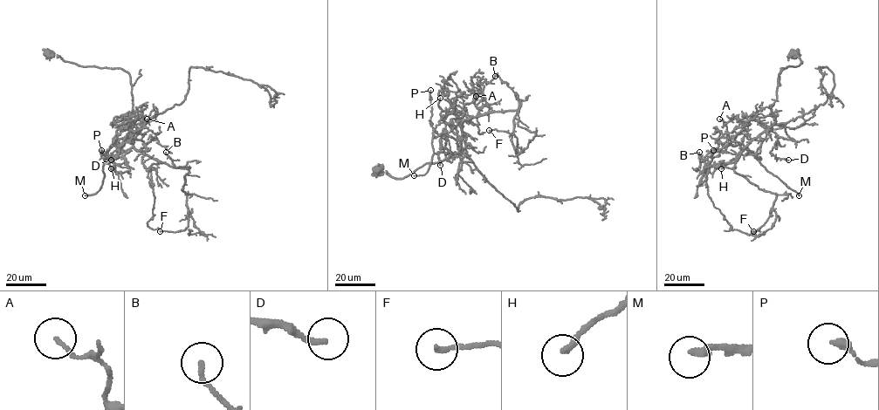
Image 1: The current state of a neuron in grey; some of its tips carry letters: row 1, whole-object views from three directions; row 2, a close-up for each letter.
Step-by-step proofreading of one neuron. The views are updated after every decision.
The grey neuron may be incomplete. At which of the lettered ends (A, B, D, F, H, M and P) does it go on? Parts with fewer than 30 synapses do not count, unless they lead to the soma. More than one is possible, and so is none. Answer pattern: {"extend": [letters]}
{"extend": ["M"]}

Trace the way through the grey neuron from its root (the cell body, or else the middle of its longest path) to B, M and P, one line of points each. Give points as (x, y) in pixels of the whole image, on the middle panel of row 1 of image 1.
B: (462, 143), (462, 123), (465, 119), (492, 112), (515, 110), (518, 107), (518, 94), (495, 76)
M: (462, 143), (463, 135), (458, 140), (443, 133), (433, 135), (430, 166), (423, 174), (414, 175)
P: (462, 143), (463, 135), (458, 140), (443, 133), (434, 135), (430, 120), (430, 90)

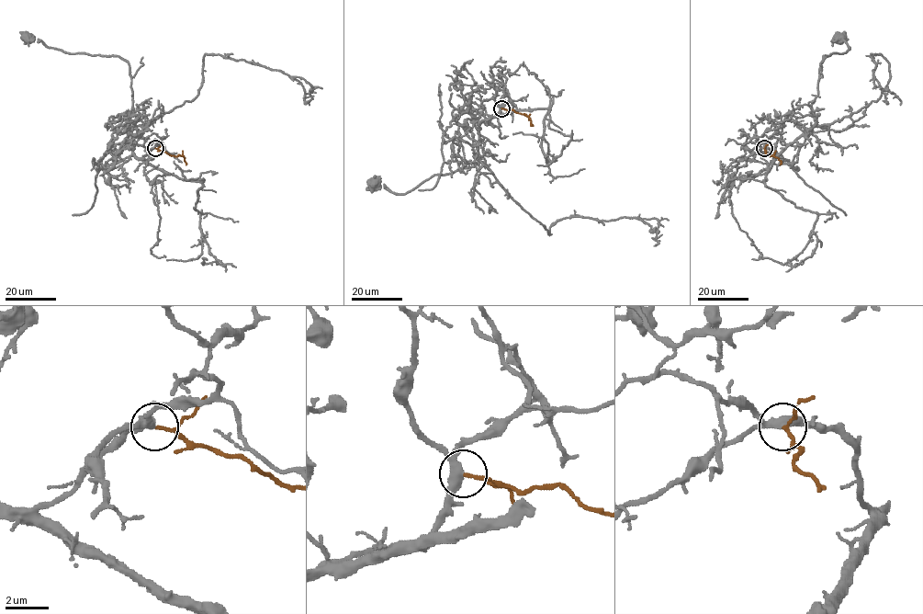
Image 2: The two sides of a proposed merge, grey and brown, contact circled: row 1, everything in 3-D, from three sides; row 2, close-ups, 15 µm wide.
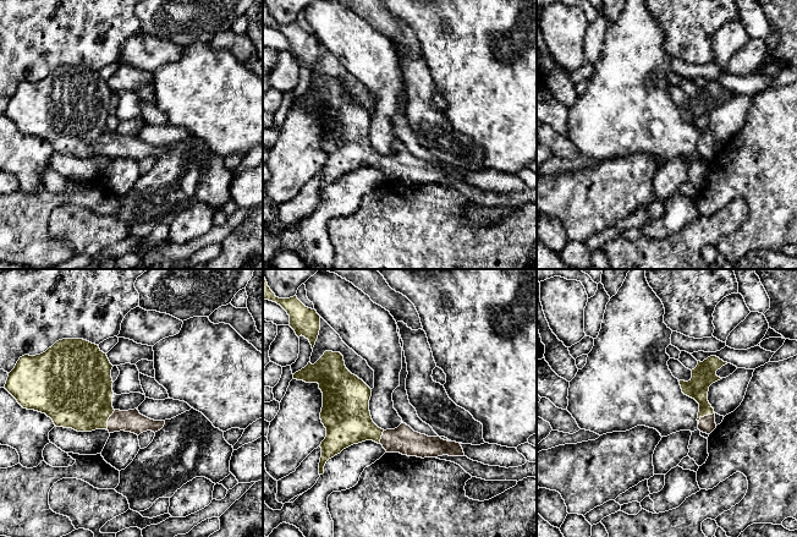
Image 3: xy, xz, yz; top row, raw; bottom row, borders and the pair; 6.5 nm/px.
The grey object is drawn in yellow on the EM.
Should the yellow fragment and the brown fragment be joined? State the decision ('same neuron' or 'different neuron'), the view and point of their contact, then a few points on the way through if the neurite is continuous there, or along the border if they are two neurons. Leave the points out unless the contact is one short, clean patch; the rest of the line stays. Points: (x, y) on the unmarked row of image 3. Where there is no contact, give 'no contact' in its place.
same neuron; meets yellow in yz at (704, 141); runs through yz (703, 103), (702, 126), (704, 141), (707, 151)

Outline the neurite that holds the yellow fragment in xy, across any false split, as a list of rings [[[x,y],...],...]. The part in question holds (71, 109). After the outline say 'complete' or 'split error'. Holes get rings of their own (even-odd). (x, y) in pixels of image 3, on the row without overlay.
[[[62,65],[40,81],[20,83],[9,99],[5,115],[23,135],[45,139],[56,153],[77,158],[125,157],[137,161],[147,157],[160,157],[165,147],[150,146],[137,135],[120,137],[112,133],[112,93],[98,71],[83,65]]] | split error

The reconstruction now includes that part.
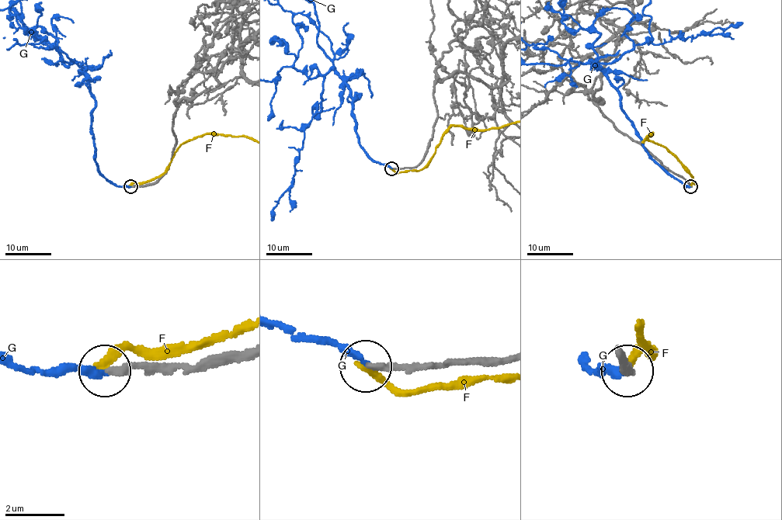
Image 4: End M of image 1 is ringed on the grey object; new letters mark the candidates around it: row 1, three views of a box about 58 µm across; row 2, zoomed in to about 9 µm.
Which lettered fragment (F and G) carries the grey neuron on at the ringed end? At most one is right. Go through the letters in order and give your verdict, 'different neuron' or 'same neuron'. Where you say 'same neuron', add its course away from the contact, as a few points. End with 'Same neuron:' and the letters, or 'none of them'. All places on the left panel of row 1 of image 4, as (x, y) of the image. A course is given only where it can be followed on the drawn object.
F: different neuron
G: same neuron | via (130, 186), (99, 172), (88, 75), (63, 62), (39, 27)
Same neuron: G

